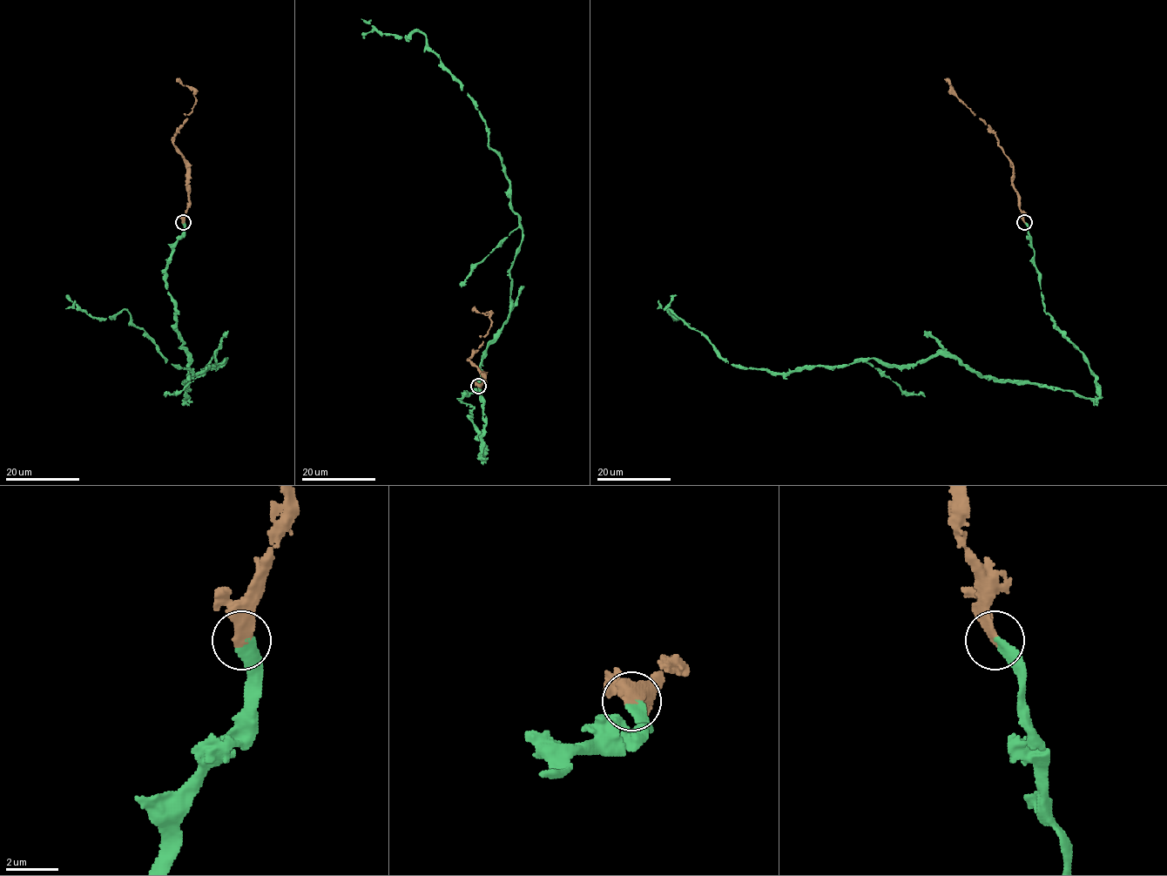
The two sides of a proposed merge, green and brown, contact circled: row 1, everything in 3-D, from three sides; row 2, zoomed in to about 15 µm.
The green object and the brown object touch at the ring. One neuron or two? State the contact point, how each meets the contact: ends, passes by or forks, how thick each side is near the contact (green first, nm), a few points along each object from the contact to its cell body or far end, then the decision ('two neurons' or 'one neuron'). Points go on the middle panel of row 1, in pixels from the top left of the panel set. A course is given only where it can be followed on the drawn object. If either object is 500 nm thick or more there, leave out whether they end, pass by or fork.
at (478, 386); green ends there; brown ends there; 380 nm thick on the green side, 400 nm on the other; green runs (479, 386), (462, 401), (482, 459), (482, 356), (508, 319), (521, 245), (510, 180), (423, 34), (360, 19); brown runs (479, 386), (484, 380), (484, 374), (469, 360), (488, 333), (490, 320), (489, 315), (472, 309); one neuron

